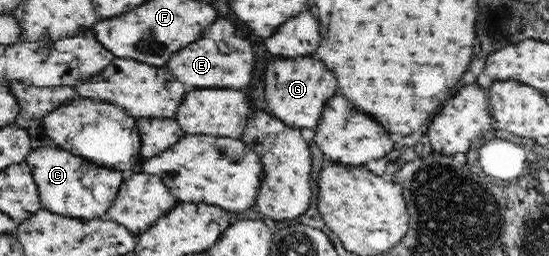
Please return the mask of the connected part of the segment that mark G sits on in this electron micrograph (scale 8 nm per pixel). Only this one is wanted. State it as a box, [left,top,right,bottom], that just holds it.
[264,54,336,129]

